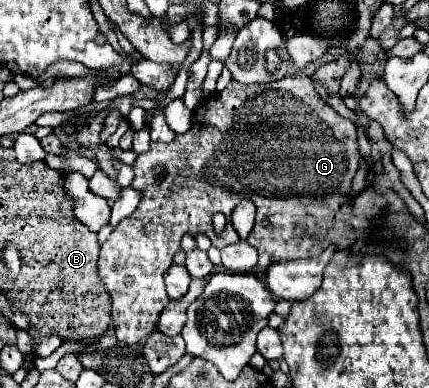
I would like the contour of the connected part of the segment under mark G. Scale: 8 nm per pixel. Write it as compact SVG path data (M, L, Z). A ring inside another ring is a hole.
M305 74L285 76L275 84L253 86L231 80L223 92L203 100L195 112L189 132L179 134L169 144L151 142L149 152L139 154L133 166L135 180L131 186L141 190L143 198L137 210L129 218L121 220L101 246L97 270L111 298L111 320L117 340L125 344L137 344L155 330L161 310L169 304L163 272L171 266L171 258L179 250L183 234L203 232L209 236L215 248L239 242L239 234L231 224L231 212L245 198L257 206L255 228L247 236L247 242L257 248L257 252L265 252L273 258L301 260L319 256L329 244L337 244L339 250L345 250L357 242L377 242L379 234L373 232L377 222L371 220L379 212L381 196L375 194L373 188L367 188L355 200L349 196L351 180L359 168L359 160L357 126L325 104L315 92L311 78ZM155 164L167 164L165 176L159 180L155 180L153 174ZM215 212L221 212L227 218L227 226L221 234L213 232L211 216ZM263 218L269 218L269 228L263 228Z

